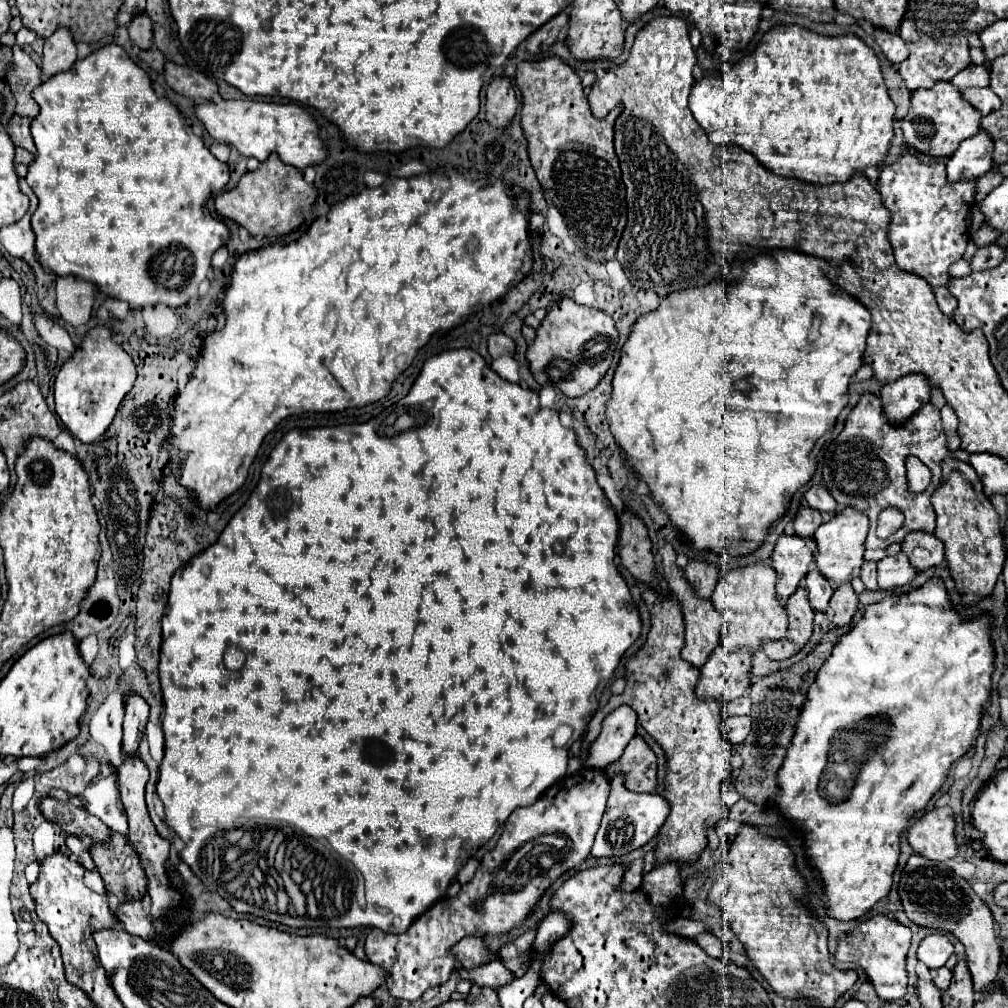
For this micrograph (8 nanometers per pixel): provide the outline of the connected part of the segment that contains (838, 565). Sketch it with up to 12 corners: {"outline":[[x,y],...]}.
{"outline":[[851,506],[817,528],[815,562],[837,584],[859,576],[869,518]]}

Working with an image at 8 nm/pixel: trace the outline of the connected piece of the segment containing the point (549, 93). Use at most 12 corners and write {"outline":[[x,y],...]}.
{"outline":[[559,56],[517,66],[531,166],[569,236],[613,258],[627,222],[613,150]]}

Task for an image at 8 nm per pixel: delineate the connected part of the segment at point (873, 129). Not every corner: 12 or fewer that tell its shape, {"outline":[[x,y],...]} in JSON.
{"outline":[[773,26],[695,82],[779,176],[881,164],[895,104],[855,34]]}

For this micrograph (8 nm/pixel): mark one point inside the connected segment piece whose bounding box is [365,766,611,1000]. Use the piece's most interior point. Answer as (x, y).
(540, 842)

